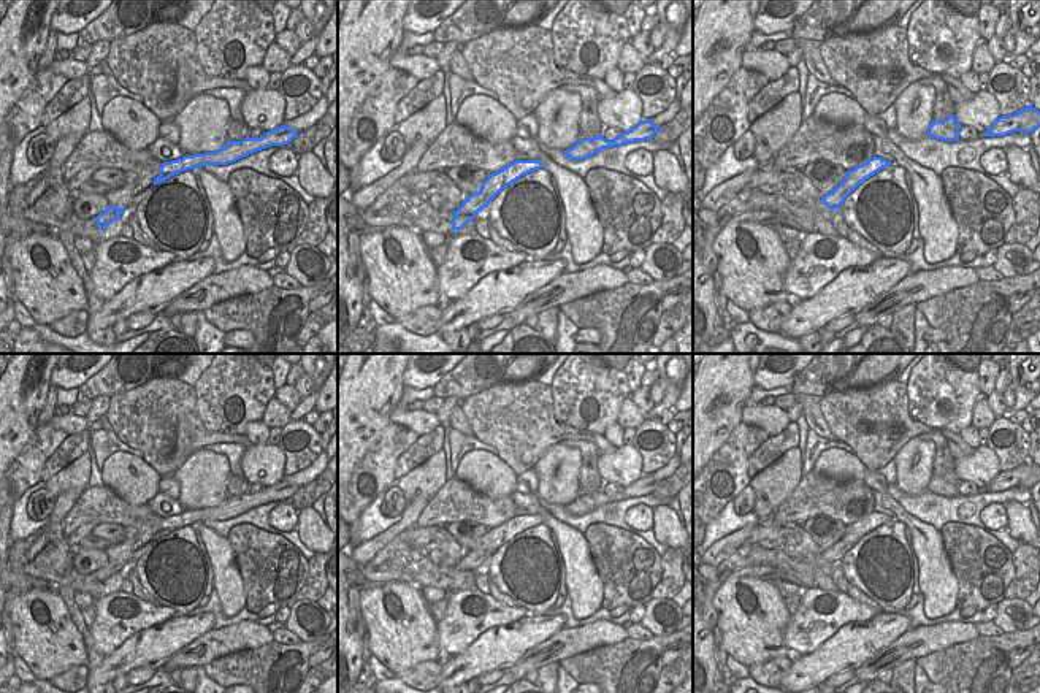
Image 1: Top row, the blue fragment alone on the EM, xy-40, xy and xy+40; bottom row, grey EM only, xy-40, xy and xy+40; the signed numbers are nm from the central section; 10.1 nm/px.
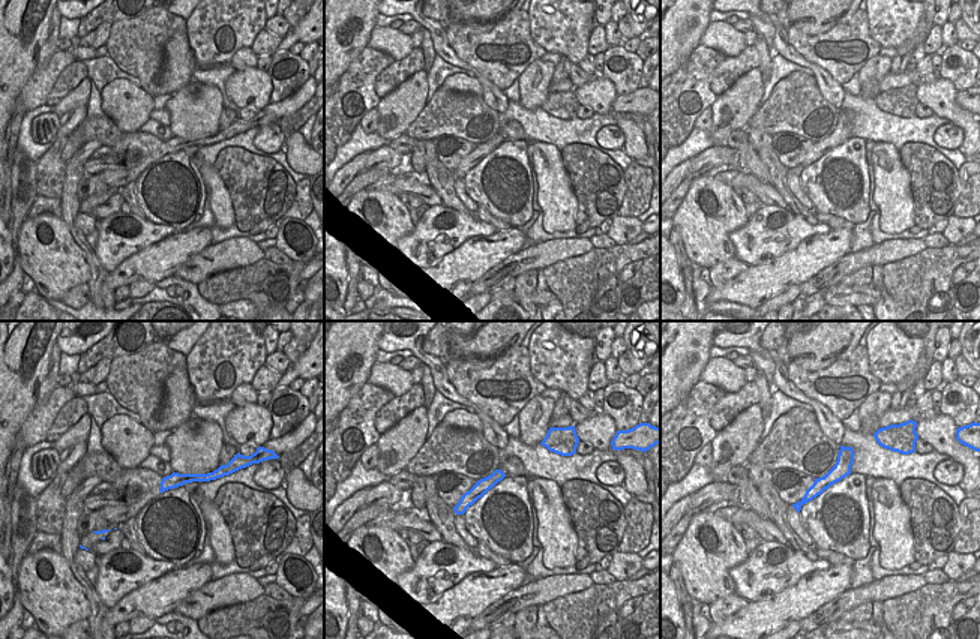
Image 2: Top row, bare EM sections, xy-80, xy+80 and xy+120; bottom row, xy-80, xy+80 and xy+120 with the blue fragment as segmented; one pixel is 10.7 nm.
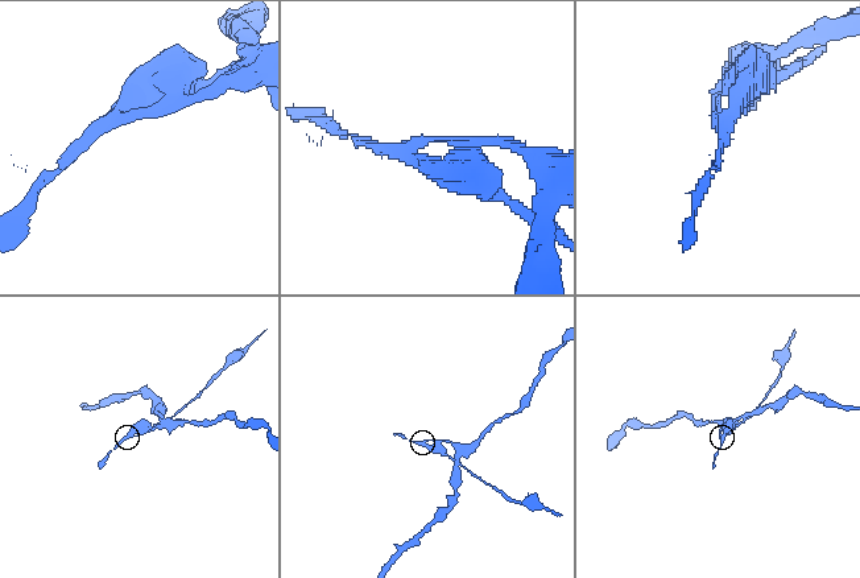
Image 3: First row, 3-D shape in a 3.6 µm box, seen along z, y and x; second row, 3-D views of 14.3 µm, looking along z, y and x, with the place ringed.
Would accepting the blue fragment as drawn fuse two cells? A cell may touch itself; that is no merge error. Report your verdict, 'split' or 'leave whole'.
split

